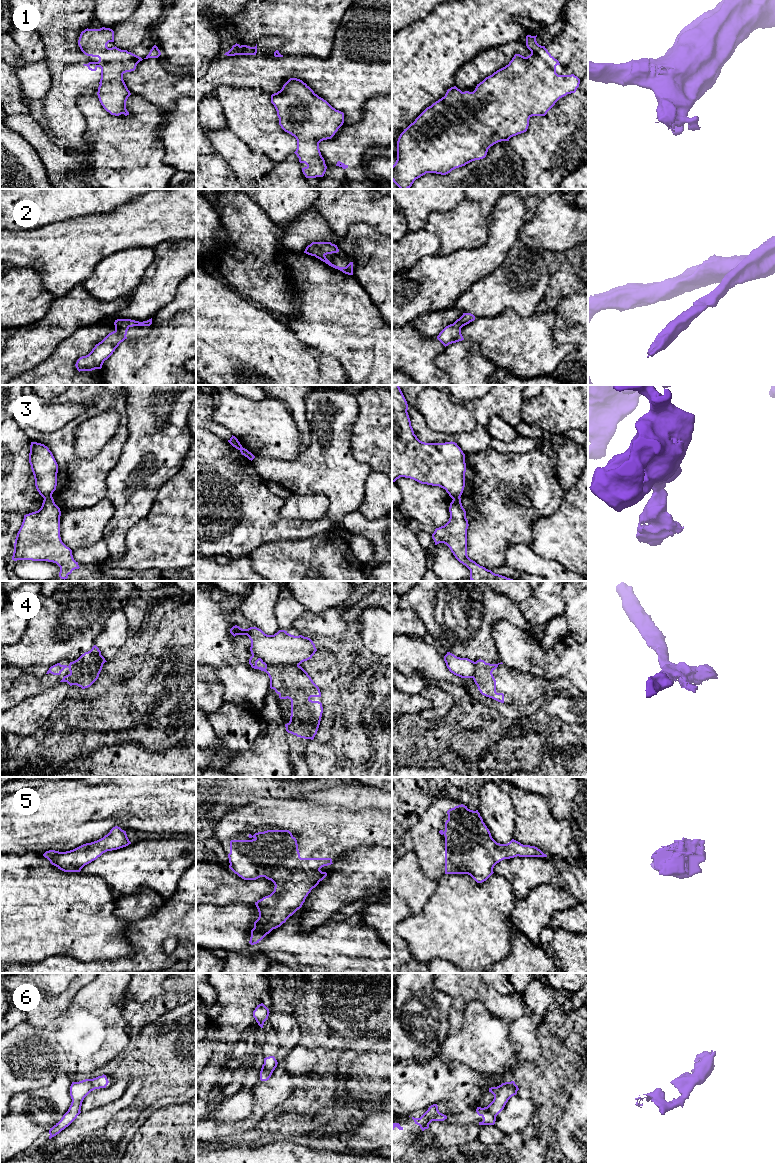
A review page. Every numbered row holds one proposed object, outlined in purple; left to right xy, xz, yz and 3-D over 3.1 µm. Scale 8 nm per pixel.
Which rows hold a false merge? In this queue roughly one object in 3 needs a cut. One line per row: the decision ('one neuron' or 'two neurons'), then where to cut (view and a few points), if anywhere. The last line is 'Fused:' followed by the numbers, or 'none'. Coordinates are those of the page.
1: one neuron | no cut
2: one neuron | no cut
3: two neurons | xy (51, 494), (44, 498)
4: two neurons | xz (252, 654), (268, 664), (298, 665)
5: one neuron | no cut
6: one neuron | no cut
Fused: 3, 4

